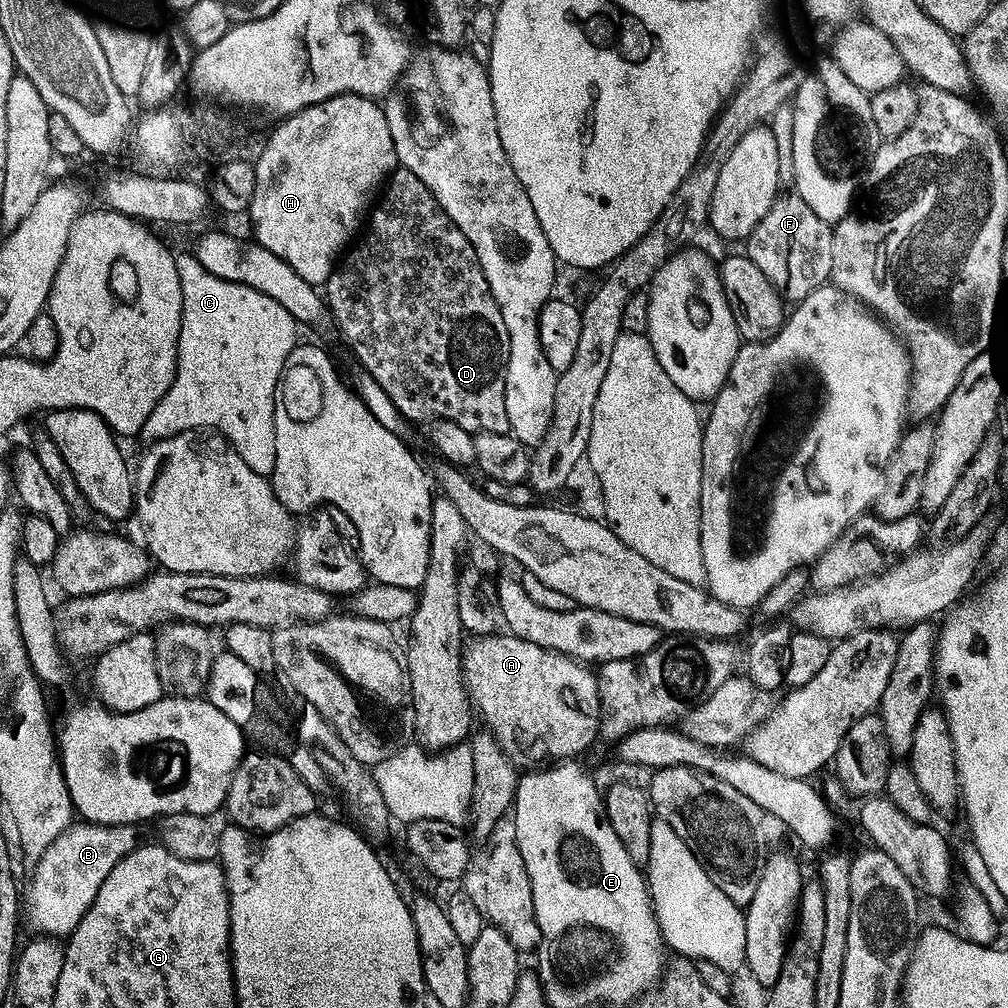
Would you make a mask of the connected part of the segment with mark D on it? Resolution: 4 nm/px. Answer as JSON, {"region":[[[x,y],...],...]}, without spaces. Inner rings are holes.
{"region":[[[399,166],[392,169],[392,175],[383,185],[382,191],[367,217],[363,232],[359,237],[360,245],[356,249],[353,247],[343,257],[344,264],[342,260],[333,267],[328,283],[322,288],[328,309],[336,321],[339,335],[342,340],[344,336],[345,342],[352,347],[357,362],[361,364],[359,367],[377,380],[378,385],[382,386],[386,394],[390,396],[390,402],[394,402],[394,406],[406,420],[411,422],[449,420],[462,426],[462,430],[473,434],[477,432],[489,432],[490,434],[510,432],[510,418],[506,418],[506,398],[504,397],[506,362],[508,361],[506,322],[502,322],[502,310],[498,306],[498,302],[494,302],[494,294],[486,282],[486,274],[482,274],[478,254],[474,250],[474,246],[470,246],[466,234],[462,234],[462,230],[458,230],[458,226],[448,217],[446,210],[442,210],[442,206],[436,201],[434,194],[430,194],[426,182],[422,182],[422,178],[418,178],[418,174]]]}

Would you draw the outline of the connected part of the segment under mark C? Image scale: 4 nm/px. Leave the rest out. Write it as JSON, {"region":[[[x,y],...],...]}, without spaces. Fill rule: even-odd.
{"region":[[[192,254],[176,256],[178,278],[182,282],[182,326],[178,334],[176,377],[166,394],[146,418],[142,433],[145,441],[177,436],[180,432],[211,430],[219,434],[240,455],[242,462],[260,476],[271,477],[276,457],[274,406],[276,388],[284,375],[284,366],[296,349],[298,323],[274,298],[248,285],[224,281],[203,268]]]}

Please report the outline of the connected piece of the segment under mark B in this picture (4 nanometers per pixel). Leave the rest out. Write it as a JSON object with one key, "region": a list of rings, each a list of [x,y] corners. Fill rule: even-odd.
{"region":[[[74,822],[50,844],[50,850],[42,856],[40,861],[31,869],[32,885],[26,888],[26,920],[32,923],[33,933],[51,936],[53,938],[67,938],[82,922],[86,910],[94,902],[102,882],[106,882],[106,874],[118,866],[123,856],[127,856],[137,847],[137,829],[130,824],[89,824]]]}

